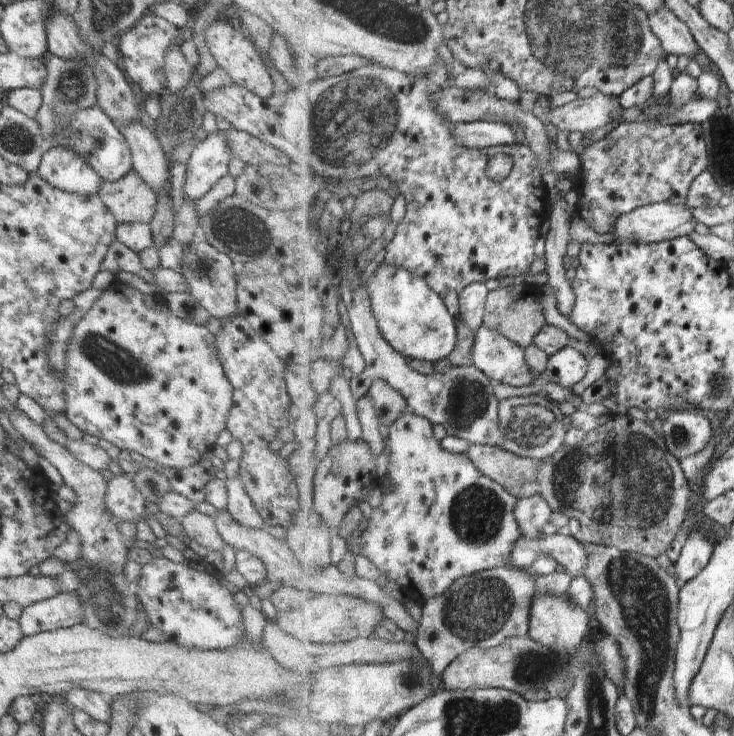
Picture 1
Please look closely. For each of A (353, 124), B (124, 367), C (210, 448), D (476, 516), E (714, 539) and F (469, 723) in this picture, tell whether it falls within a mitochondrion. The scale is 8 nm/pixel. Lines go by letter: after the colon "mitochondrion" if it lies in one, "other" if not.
A: mitochondrion
B: mitochondrion
C: other
D: mitochondrion
E: other
F: mitochondrion

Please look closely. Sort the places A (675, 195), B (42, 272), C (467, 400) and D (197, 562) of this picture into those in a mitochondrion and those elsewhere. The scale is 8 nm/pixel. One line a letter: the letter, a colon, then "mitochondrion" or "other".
A: other
B: mitochondrion
C: mitochondrion
D: other

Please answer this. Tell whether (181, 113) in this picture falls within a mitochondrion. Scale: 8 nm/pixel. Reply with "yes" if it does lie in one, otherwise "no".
yes

